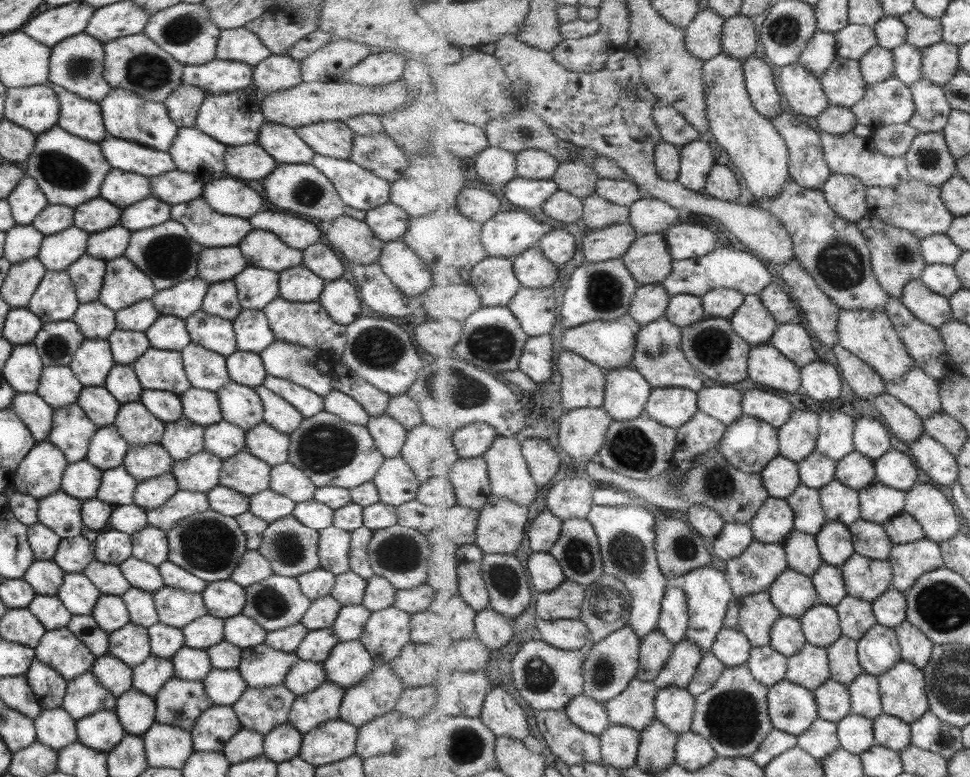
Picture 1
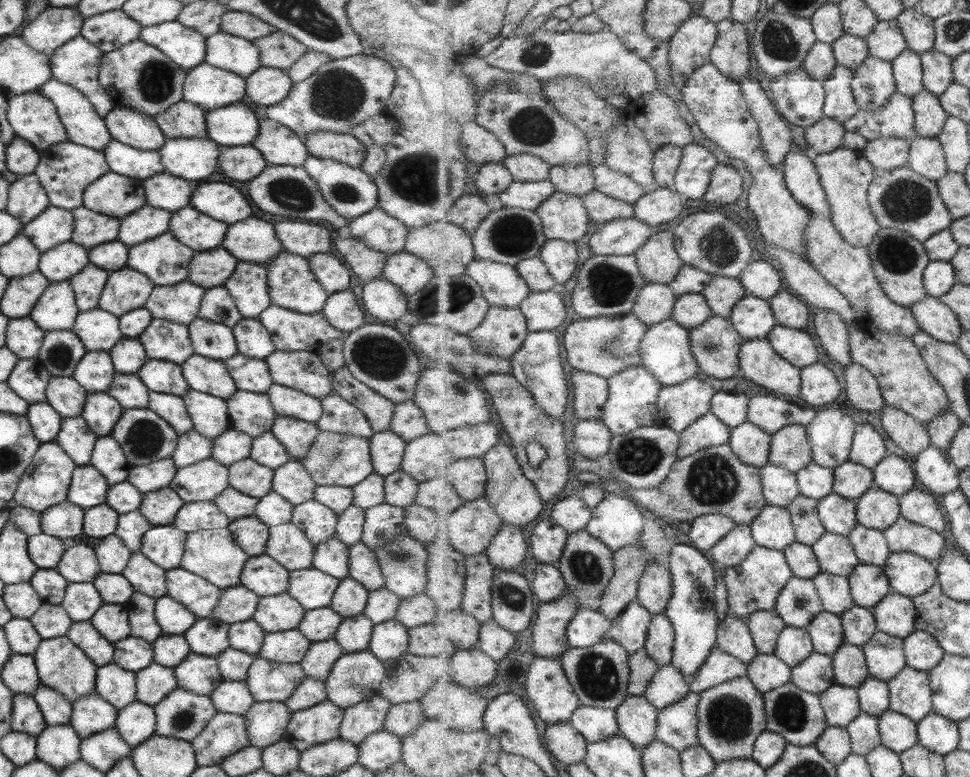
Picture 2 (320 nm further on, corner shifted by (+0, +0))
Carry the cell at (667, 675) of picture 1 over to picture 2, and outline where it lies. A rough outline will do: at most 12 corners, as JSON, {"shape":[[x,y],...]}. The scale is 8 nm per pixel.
{"shape":[[673,663],[661,666],[644,697],[659,710],[691,691]]}

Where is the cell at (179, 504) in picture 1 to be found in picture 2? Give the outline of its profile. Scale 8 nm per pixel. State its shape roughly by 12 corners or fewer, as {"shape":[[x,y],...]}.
{"shape":[[213,502],[185,503],[172,525],[183,532],[226,528]]}

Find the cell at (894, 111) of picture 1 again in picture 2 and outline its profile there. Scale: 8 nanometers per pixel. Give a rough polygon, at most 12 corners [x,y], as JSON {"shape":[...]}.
{"shape":[[897,92],[880,110],[844,123],[871,141],[917,137],[913,98]]}

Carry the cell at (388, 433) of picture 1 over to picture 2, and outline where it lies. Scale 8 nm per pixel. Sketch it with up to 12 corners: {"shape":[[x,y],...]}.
{"shape":[[390,431],[373,433],[374,474],[400,470],[405,441]]}

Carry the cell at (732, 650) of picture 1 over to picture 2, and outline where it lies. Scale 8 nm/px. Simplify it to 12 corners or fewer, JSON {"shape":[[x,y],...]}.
{"shape":[[747,621],[720,623],[719,646],[748,665],[760,653]]}

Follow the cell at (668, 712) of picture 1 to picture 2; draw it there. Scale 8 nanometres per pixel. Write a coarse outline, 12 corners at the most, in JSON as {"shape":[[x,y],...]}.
{"shape":[[693,692],[660,709],[657,739],[680,753],[699,744]]}

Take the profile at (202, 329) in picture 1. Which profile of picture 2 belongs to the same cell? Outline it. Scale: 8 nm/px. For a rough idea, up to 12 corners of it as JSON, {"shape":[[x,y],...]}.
{"shape":[[197,316],[186,327],[194,354],[238,353],[228,326]]}

